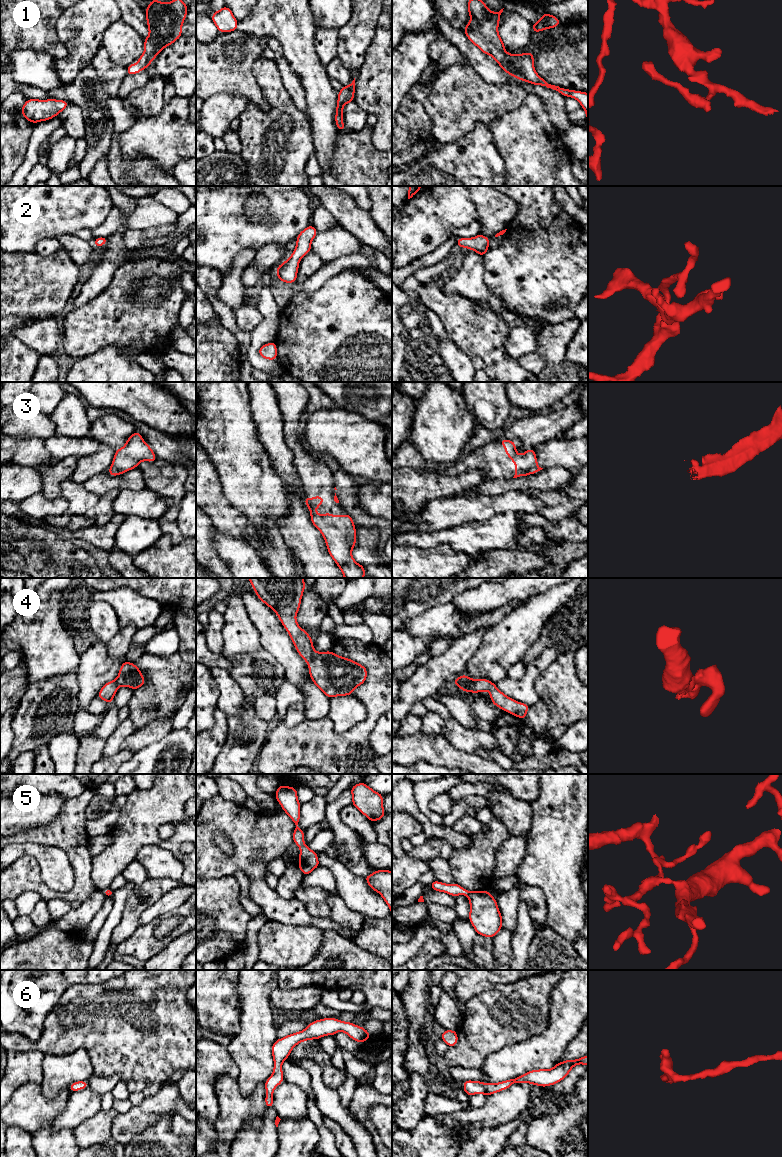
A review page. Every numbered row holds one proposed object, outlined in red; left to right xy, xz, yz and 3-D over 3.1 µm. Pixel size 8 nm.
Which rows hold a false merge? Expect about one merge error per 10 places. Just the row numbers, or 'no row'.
no row

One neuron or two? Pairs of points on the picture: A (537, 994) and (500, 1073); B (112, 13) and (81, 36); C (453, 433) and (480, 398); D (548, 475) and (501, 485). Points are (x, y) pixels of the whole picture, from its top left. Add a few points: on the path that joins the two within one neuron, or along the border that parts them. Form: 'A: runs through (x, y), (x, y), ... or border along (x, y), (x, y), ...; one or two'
A: border along (536, 1035), (492, 1052); two
B: runs through (104, 13), (89, 28); one
C: border along (461, 392), (468, 410), (477, 422); two
D: runs through (536, 481), (513, 484); one

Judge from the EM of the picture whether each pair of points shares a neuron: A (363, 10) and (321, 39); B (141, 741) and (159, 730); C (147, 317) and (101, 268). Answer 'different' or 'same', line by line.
A: different
B: same
C: different

